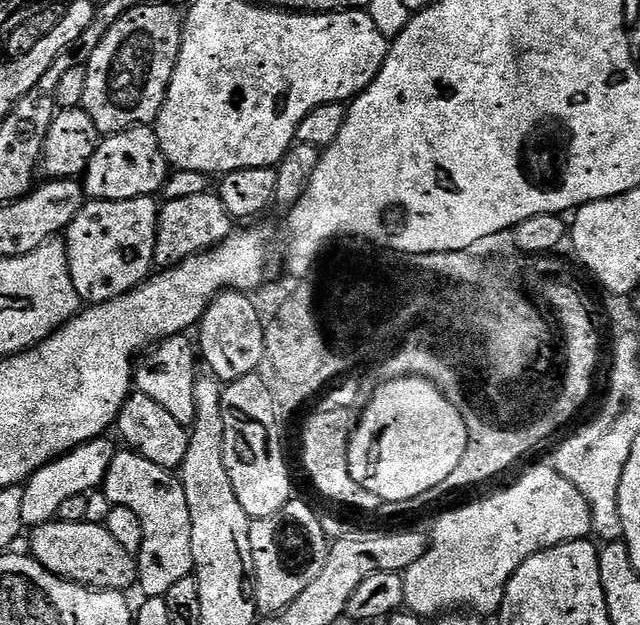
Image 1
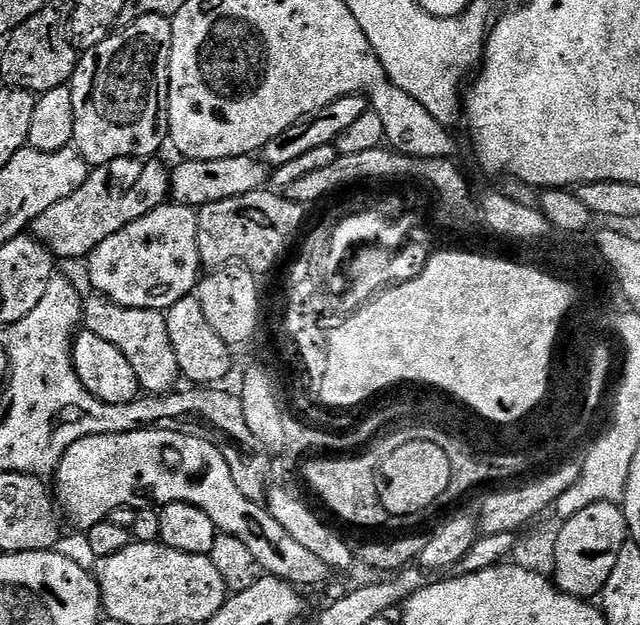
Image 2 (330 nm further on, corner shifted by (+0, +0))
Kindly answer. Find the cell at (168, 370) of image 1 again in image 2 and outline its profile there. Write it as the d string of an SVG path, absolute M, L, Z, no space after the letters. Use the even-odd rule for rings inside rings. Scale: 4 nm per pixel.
M99 294L85 299L82 304L82 324L85 329L98 338L106 338L110 346L118 346L130 362L136 380L141 389L148 394L167 394L177 387L176 380L181 379L178 358L174 355L174 346L170 346L170 334L166 331L164 312L155 308L127 308L106 300Z

